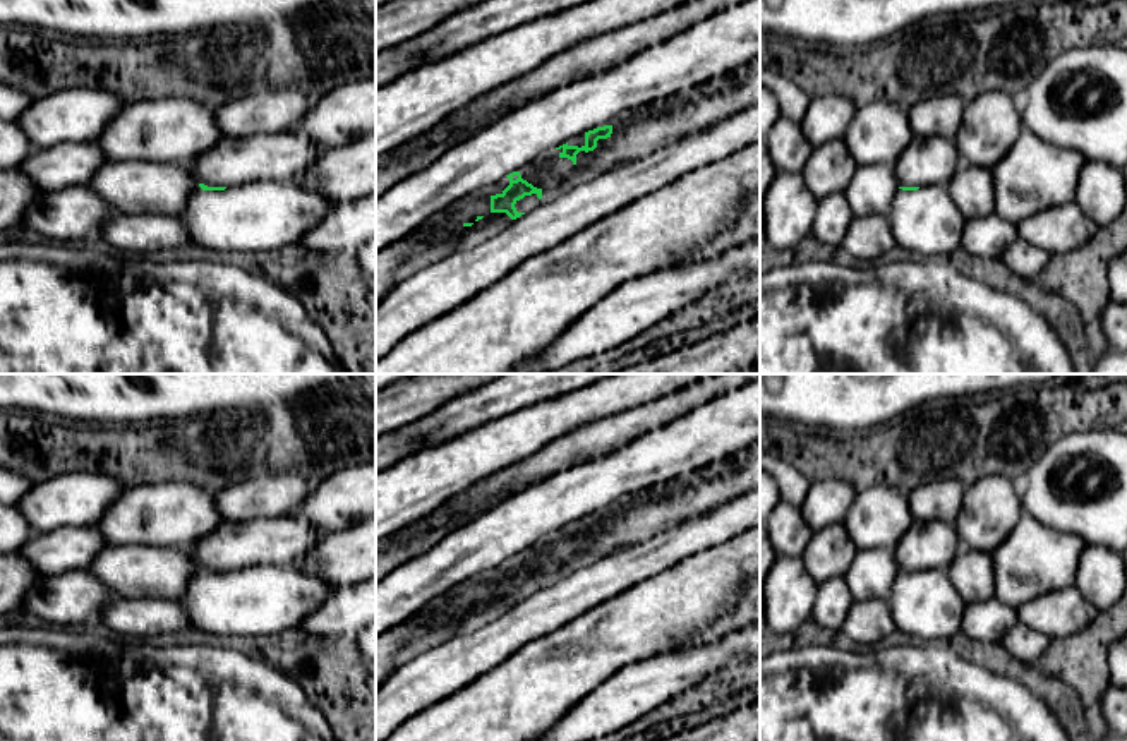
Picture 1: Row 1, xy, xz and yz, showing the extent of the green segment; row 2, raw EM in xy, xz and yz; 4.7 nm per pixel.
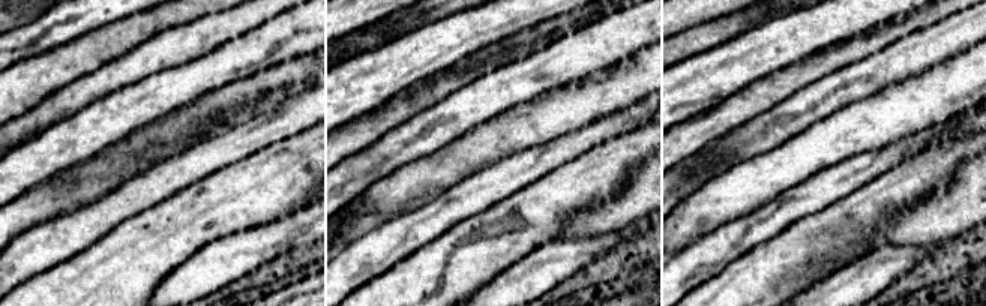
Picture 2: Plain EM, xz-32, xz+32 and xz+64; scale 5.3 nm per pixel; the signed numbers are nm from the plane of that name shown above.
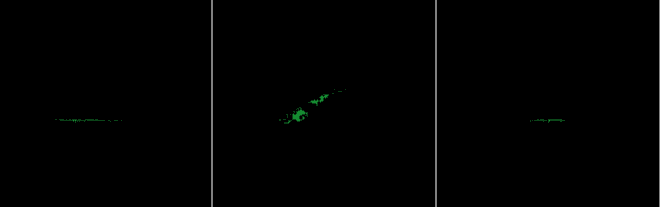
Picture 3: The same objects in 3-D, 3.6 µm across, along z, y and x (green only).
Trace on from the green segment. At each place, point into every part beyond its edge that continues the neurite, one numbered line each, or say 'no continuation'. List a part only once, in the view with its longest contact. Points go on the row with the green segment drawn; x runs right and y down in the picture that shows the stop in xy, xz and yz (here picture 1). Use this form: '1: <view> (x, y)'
1: xz (448, 222)

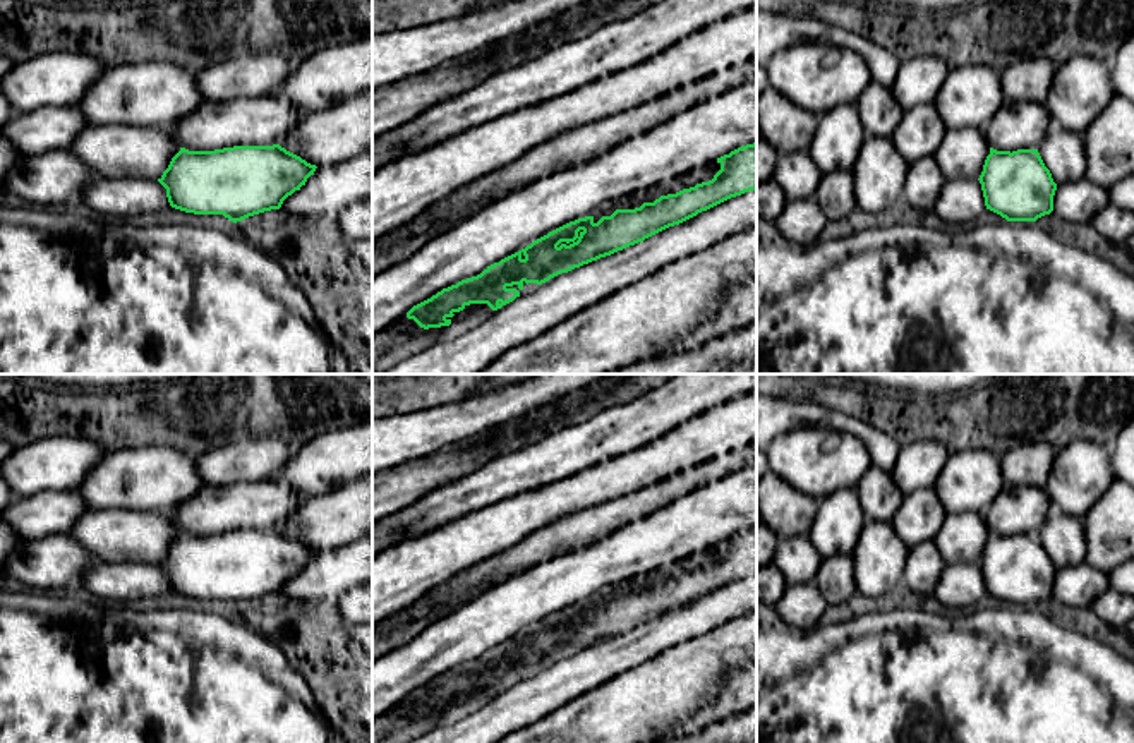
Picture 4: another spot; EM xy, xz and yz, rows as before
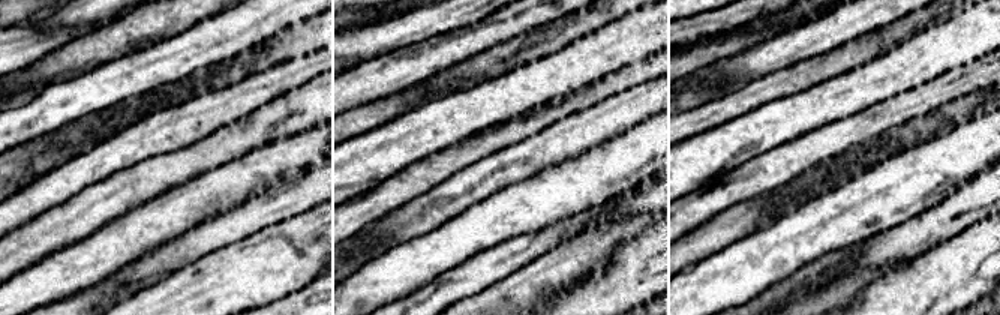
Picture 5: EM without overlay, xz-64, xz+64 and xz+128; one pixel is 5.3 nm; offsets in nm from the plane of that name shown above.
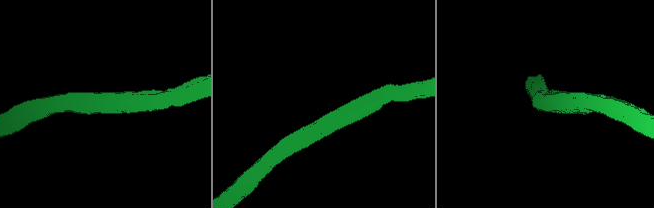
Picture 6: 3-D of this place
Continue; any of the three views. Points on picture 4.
no continuation

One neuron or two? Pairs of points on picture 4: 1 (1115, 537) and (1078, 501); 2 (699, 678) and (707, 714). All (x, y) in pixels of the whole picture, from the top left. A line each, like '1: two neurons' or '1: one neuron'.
1: two neurons
2: two neurons

